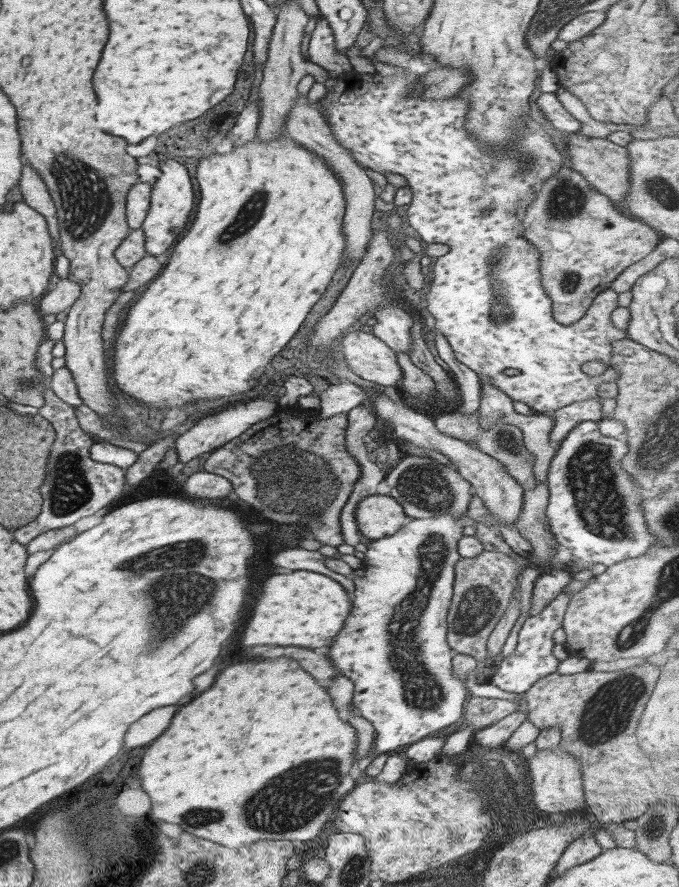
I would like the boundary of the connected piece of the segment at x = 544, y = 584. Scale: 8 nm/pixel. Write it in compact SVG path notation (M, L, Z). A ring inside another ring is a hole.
M560 570L548 571L538 577L533 587L532 608L528 616L541 614L571 580L572 575Z

